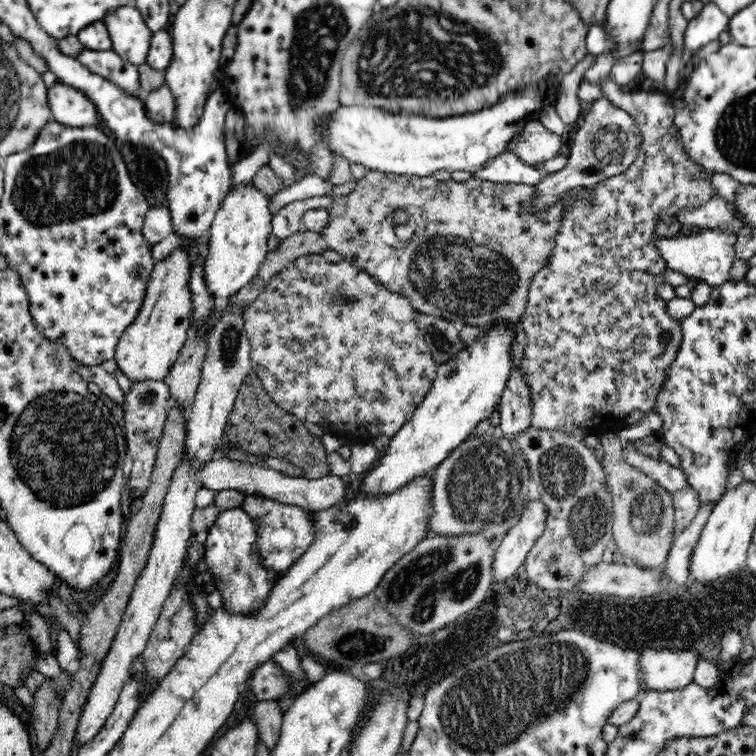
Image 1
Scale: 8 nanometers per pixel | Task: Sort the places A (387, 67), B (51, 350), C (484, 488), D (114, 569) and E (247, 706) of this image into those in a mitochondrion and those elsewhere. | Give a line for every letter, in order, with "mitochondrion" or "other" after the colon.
A: mitochondrion
B: other
C: mitochondrion
D: other
E: other

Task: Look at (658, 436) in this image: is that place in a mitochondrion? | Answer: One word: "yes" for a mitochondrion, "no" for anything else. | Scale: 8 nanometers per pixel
no

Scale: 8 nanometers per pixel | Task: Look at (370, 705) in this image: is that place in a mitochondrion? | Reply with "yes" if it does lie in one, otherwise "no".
no

